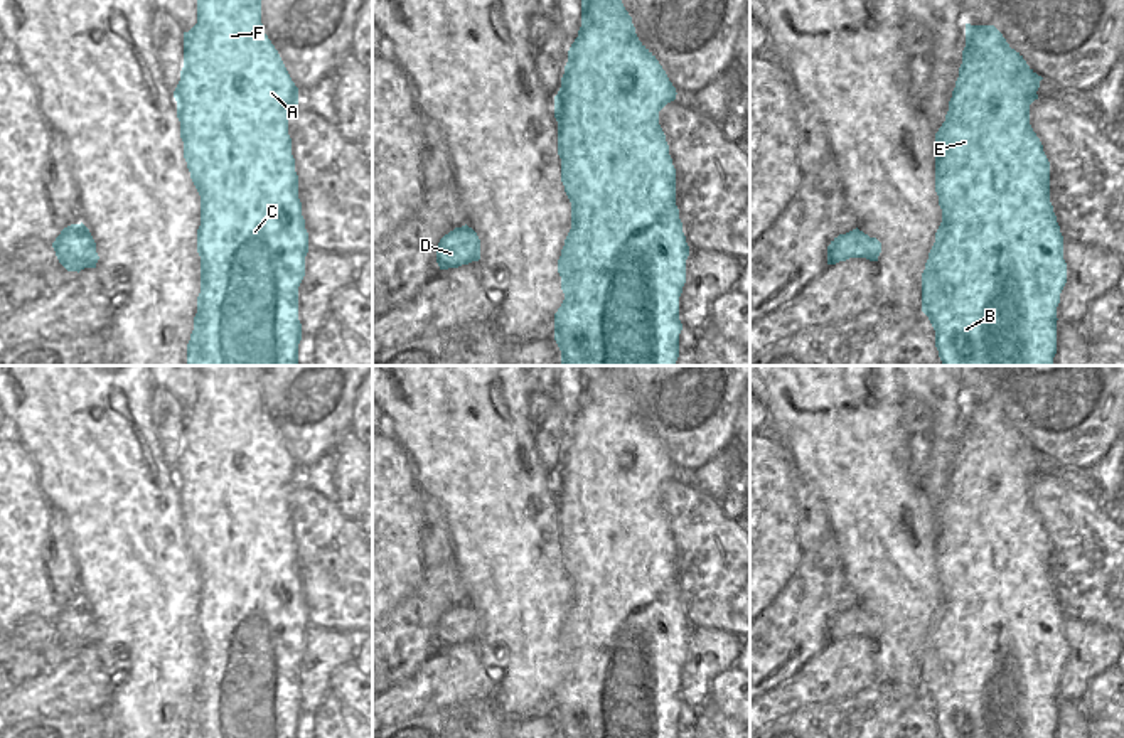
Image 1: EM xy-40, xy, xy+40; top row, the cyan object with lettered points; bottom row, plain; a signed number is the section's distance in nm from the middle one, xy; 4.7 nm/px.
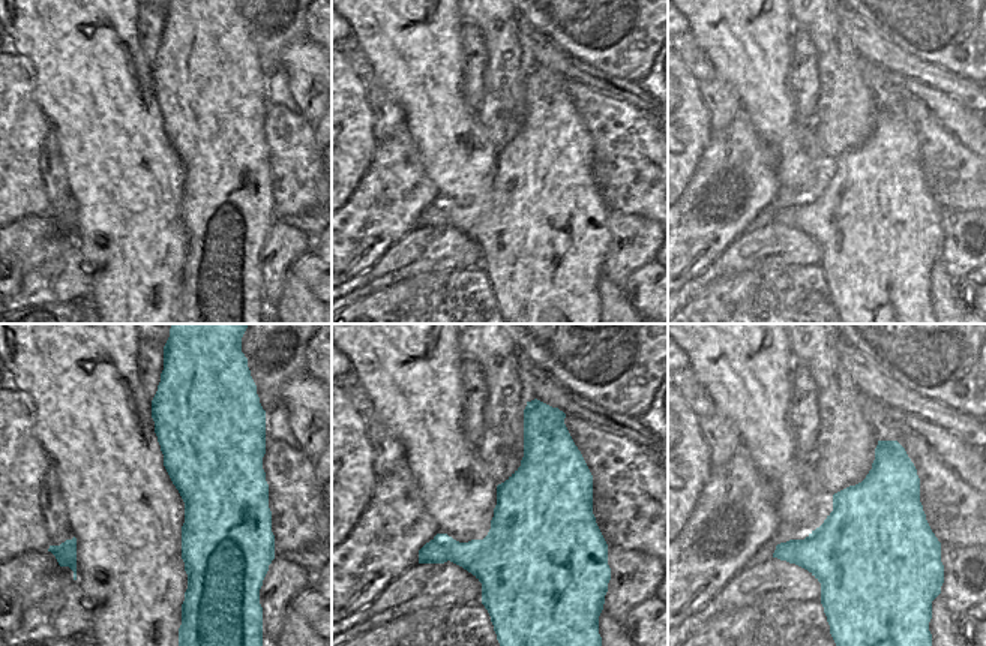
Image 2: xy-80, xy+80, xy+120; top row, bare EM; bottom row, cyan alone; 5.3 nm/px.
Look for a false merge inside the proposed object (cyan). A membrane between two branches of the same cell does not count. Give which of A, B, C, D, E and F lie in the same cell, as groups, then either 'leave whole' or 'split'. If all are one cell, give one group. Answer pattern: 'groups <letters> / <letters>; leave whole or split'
groups A B C D E F; leave whole

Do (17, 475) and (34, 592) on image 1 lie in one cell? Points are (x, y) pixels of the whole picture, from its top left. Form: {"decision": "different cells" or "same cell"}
{"decision": "same cell"}

